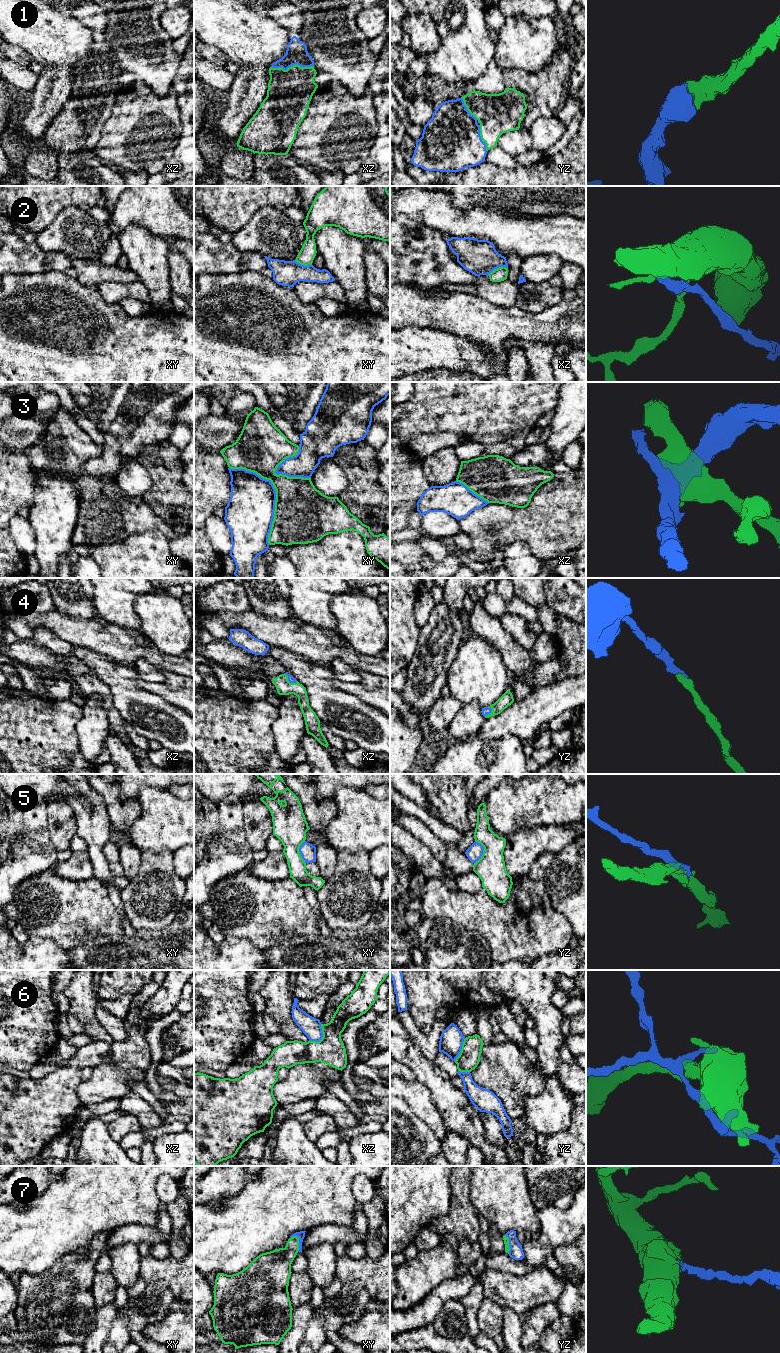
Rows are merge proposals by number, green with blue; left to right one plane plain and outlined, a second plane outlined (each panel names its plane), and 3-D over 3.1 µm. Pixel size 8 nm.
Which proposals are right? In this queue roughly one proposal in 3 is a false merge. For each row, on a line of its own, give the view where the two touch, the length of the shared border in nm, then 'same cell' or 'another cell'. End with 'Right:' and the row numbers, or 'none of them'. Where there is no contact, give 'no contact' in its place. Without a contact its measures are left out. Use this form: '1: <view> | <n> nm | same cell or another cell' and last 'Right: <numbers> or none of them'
1: xz | 340 nm | same cell
2: xz | 170 nm | another cell
3: xy | 700 nm | another cell
4: xz | 130 nm | same cell
5: yz | 190 nm | another cell
6: xz | 170 nm | another cell
7: xy | 140 nm | same cell
Right: 1, 4, 7

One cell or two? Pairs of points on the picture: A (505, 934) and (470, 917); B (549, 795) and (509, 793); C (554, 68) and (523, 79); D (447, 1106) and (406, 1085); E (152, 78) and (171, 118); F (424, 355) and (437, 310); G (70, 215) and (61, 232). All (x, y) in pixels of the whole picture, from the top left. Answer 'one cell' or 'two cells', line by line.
A: one cell
B: one cell
C: one cell
D: two cells
E: two cells
F: two cells
G: one cell

